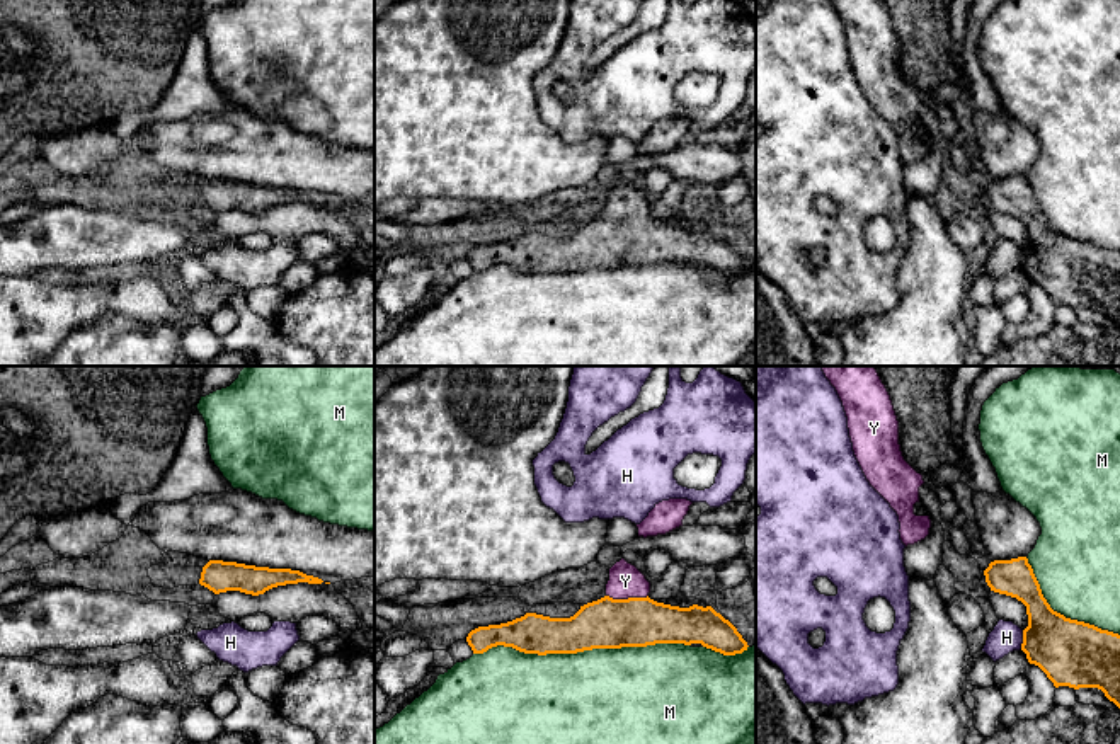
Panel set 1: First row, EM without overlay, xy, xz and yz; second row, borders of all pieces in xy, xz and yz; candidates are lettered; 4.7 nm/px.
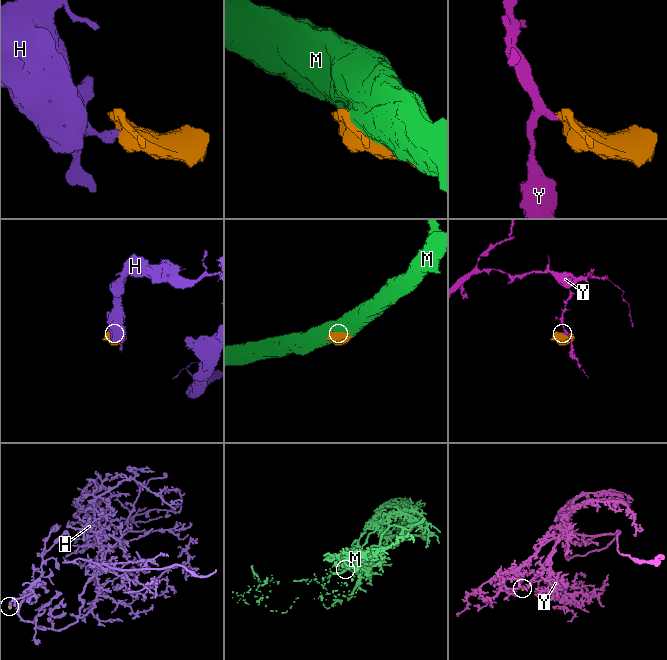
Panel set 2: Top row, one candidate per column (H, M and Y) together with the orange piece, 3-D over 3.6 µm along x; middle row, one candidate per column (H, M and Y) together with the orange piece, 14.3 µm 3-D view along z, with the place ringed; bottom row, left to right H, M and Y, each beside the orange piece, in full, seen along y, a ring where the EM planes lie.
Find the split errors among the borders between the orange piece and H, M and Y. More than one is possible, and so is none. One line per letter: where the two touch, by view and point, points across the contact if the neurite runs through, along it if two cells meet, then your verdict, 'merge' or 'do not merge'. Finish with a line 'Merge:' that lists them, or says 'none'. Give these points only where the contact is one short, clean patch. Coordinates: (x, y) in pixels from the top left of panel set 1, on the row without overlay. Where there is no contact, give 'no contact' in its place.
H: yz (1023, 257) | do not merge
M: xz (581, 269) | do not merge
Y: xz (628, 217) | across xz (637, 240), (628, 232), (628, 217), (625, 200) | merge
Merge: Y

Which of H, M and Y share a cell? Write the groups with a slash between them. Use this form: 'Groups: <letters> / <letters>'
Groups: H / M / Y

